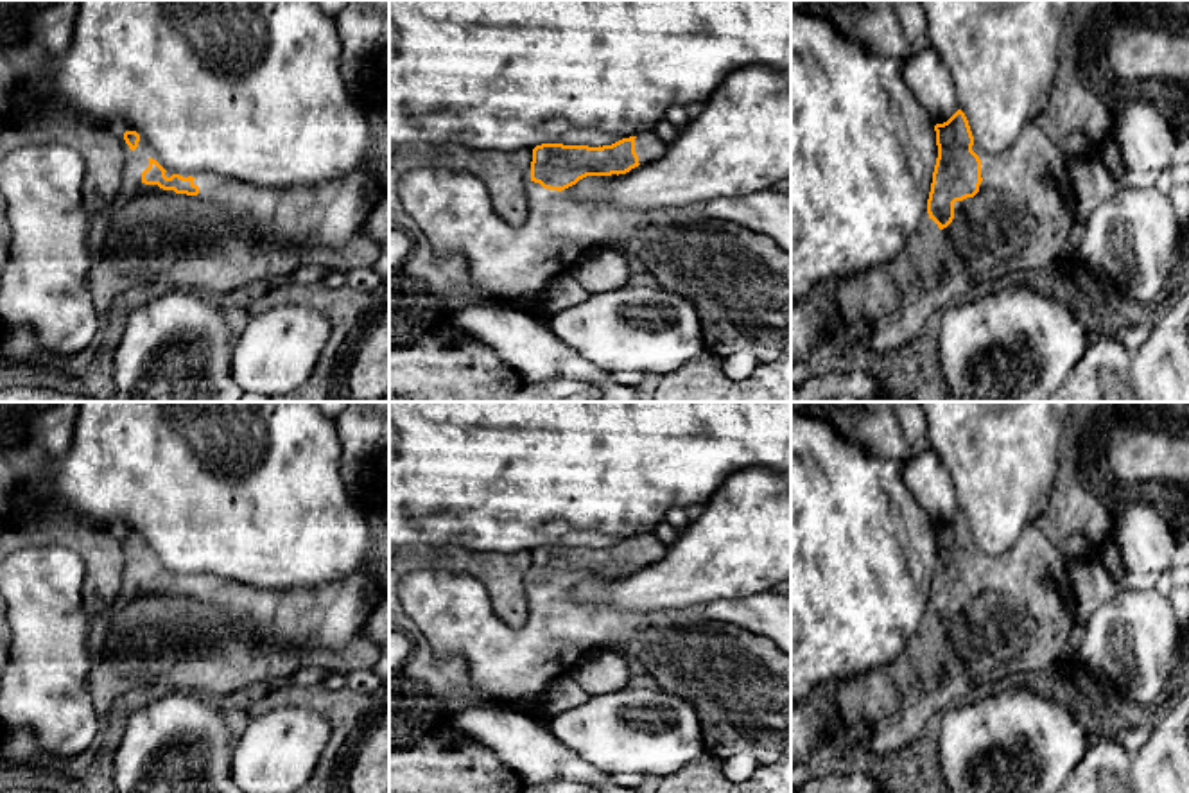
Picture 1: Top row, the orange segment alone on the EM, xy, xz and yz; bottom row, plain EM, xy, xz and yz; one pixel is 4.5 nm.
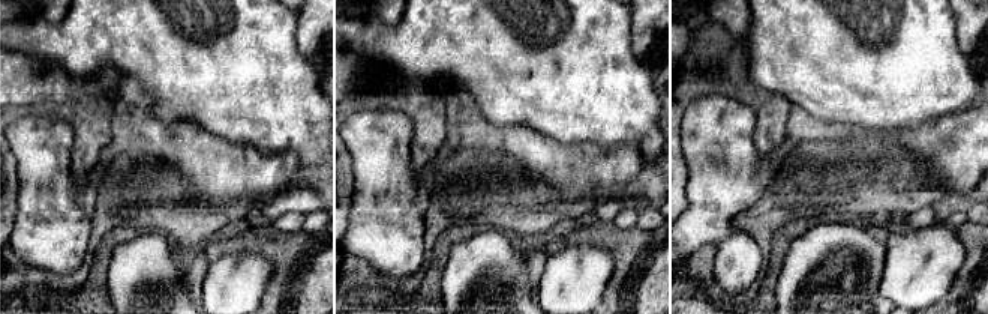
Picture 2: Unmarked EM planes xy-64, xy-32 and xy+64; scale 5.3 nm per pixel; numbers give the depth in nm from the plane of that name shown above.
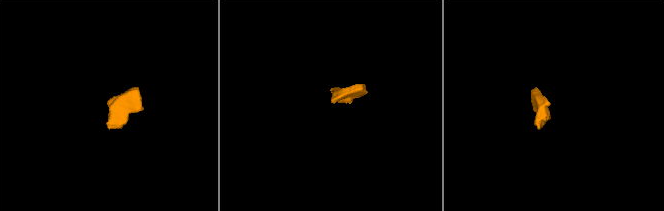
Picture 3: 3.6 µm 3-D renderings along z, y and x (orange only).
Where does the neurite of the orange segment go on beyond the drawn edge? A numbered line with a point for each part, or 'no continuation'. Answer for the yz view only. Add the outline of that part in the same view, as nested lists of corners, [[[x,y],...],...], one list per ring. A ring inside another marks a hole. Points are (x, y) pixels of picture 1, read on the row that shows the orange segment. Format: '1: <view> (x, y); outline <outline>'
1: yz (1035, 169); outline [[[1035,118],[1010,149],[981,161],[981,178],[1004,183],[1040,221],[1058,219],[1076,205],[1069,158]]]

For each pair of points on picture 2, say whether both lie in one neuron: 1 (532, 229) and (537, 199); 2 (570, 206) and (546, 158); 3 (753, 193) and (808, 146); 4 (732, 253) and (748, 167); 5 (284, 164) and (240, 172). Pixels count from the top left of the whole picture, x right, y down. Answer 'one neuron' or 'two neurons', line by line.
1: one neuron
2: two neurons
3: two neurons
4: one neuron
5: one neuron

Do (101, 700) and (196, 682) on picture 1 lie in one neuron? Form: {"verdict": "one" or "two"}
{"verdict": "one"}

